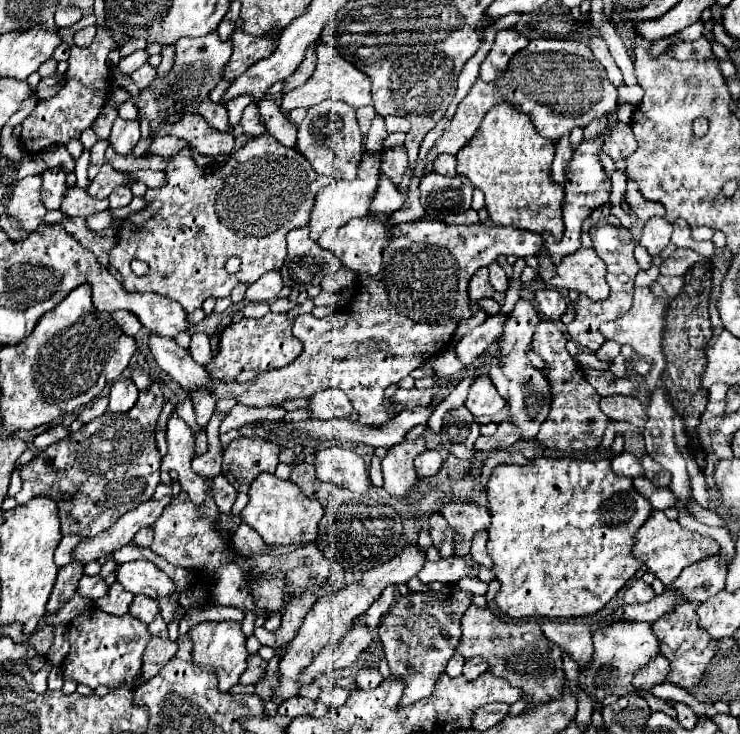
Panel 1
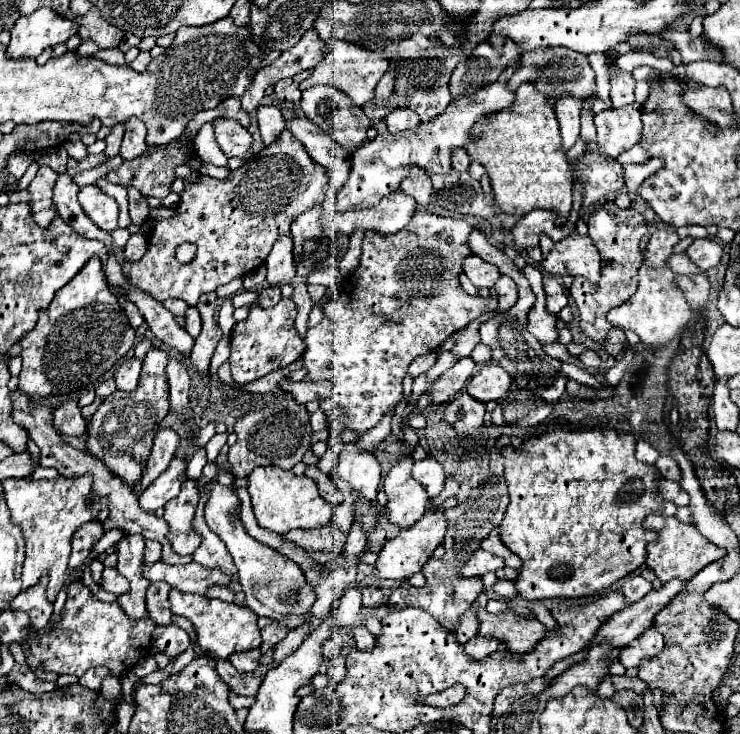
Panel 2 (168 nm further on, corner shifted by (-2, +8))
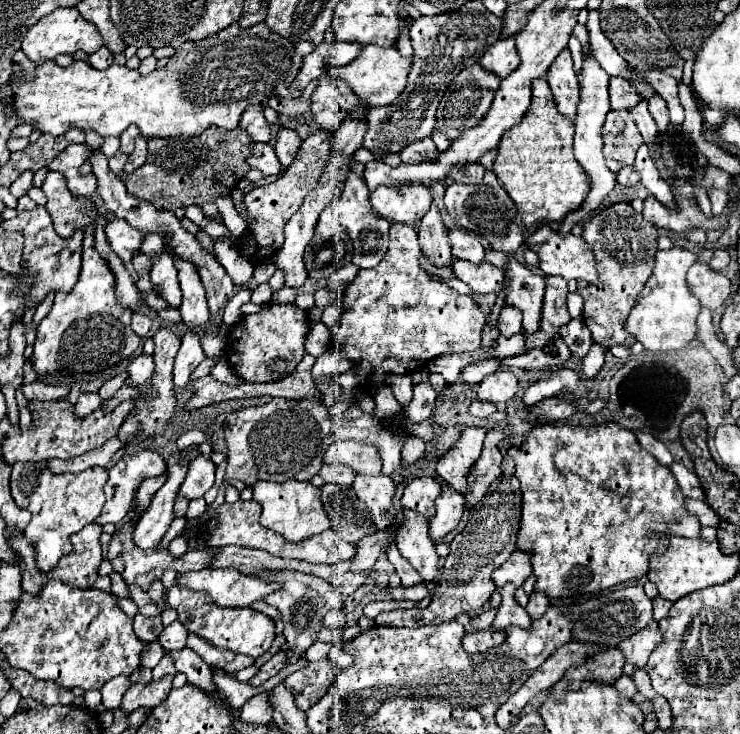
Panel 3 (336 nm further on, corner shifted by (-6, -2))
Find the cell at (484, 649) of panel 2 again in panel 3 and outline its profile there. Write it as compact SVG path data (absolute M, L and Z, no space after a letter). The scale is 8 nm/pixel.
M489 628L485 632L467 632L463 638L463 648L467 654L475 654L475 652L487 652L499 648L499 644L503 642L505 642L505 634Z

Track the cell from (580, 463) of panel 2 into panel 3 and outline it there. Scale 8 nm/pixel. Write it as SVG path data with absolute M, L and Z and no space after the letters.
M537 426L533 428L527 438L523 440L521 448L509 448L507 454L515 460L515 476L521 482L521 492L523 492L523 510L521 510L521 528L517 534L517 550L527 552L531 558L533 574L537 578L535 582L535 592L545 592L549 598L569 598L569 596L581 596L581 594L595 594L601 590L607 590L615 584L627 582L627 580L639 580L647 576L649 570L649 558L653 554L661 555L666 552L669 544L667 540L659 540L663 536L683 536L683 538L699 538L699 520L691 516L683 508L683 494L669 472L669 468L657 464L657 460L641 448L637 442L637 436L625 428L619 426L591 426L591 428L581 428L581 426Z

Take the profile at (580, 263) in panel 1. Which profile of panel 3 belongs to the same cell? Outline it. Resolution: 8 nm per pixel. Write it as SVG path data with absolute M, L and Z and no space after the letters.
M541 226L531 238L529 248L539 256L539 268L547 276L563 276L565 280L585 280L595 282L597 280L597 266L595 266L595 254L591 246L581 236L559 236L551 226Z

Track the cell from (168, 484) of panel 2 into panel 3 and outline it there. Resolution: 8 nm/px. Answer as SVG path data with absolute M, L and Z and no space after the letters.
M199 456L189 464L187 476L177 490L177 496L187 498L187 500L203 498L203 494L213 486L213 480L215 480L215 464Z

